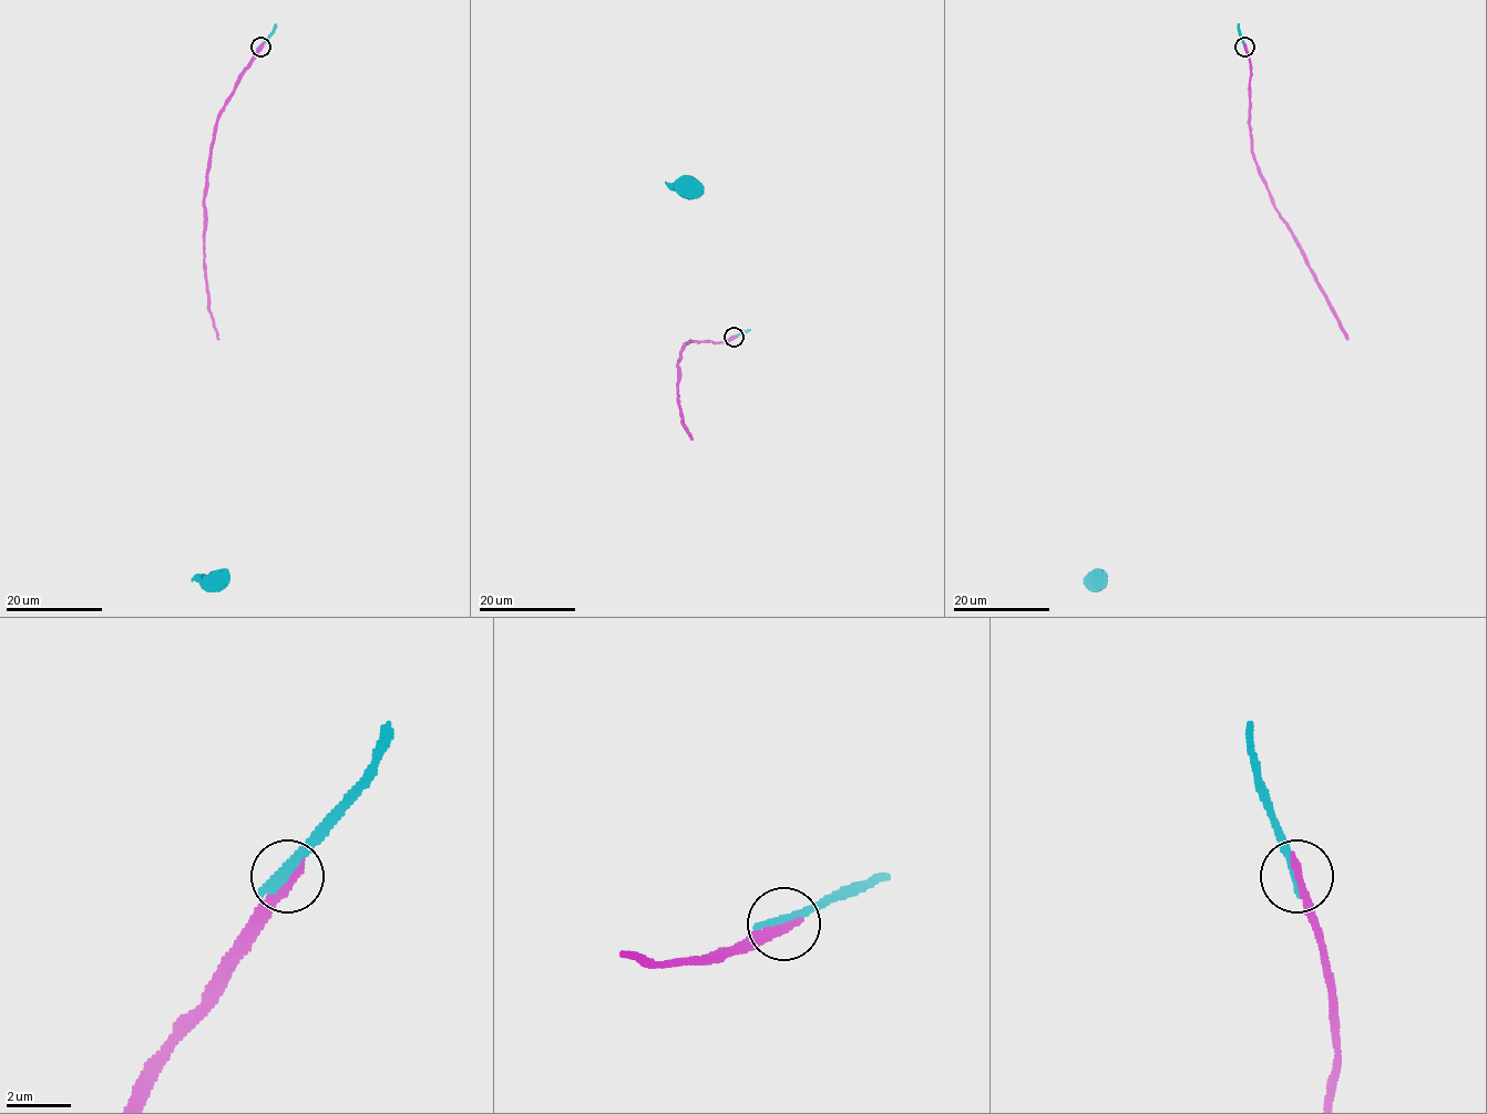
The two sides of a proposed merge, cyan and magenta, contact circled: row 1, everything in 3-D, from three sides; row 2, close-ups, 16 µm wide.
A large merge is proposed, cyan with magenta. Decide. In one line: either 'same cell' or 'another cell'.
another cell

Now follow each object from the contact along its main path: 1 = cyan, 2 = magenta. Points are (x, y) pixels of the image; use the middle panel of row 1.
1: (735, 337), (729, 337), (698, 189), (689, 188)
2: (735, 337), (716, 343), (691, 342), (682, 349), (678, 361), (678, 404), (682, 421), (693, 440)

